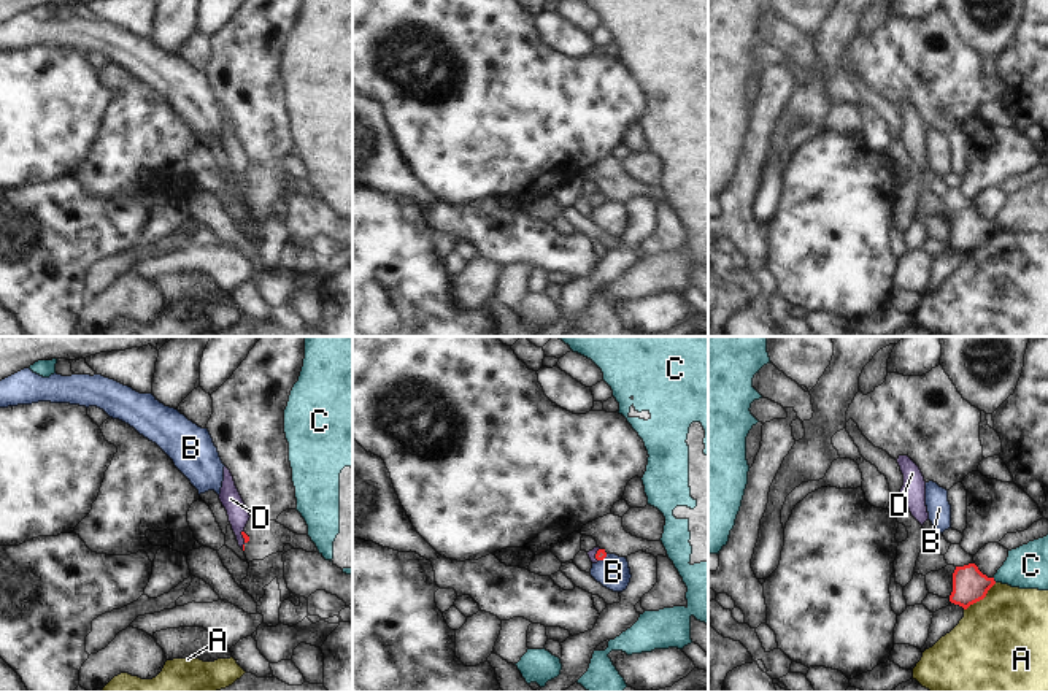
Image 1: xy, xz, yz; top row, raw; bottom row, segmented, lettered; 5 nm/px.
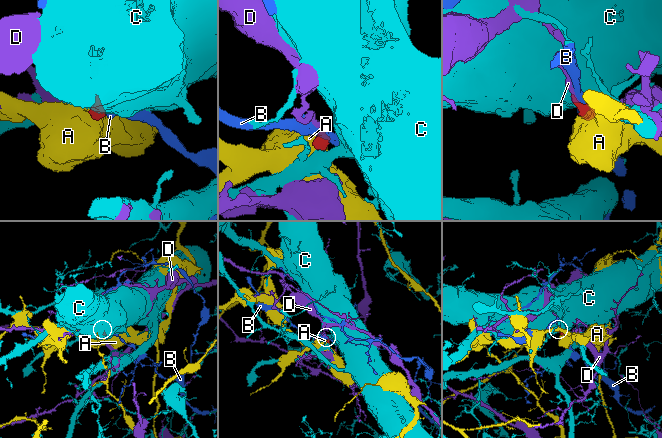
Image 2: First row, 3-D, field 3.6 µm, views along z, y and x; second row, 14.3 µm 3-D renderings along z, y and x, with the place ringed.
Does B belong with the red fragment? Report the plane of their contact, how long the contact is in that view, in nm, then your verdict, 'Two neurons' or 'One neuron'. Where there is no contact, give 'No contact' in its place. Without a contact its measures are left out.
Touches red in xz. Shared border 60 nm. Two neurons.

